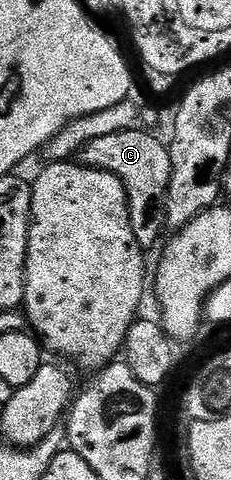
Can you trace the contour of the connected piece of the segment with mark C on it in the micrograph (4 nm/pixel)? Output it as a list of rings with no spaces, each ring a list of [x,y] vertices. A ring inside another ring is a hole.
[[[133,129],[110,133],[106,137],[94,137],[85,143],[79,152],[79,162],[86,167],[96,167],[99,171],[109,171],[122,181],[130,209],[130,225],[138,245],[151,249],[166,232],[164,210],[168,200],[168,186],[172,176],[169,144],[163,139],[155,139],[148,129]]]

